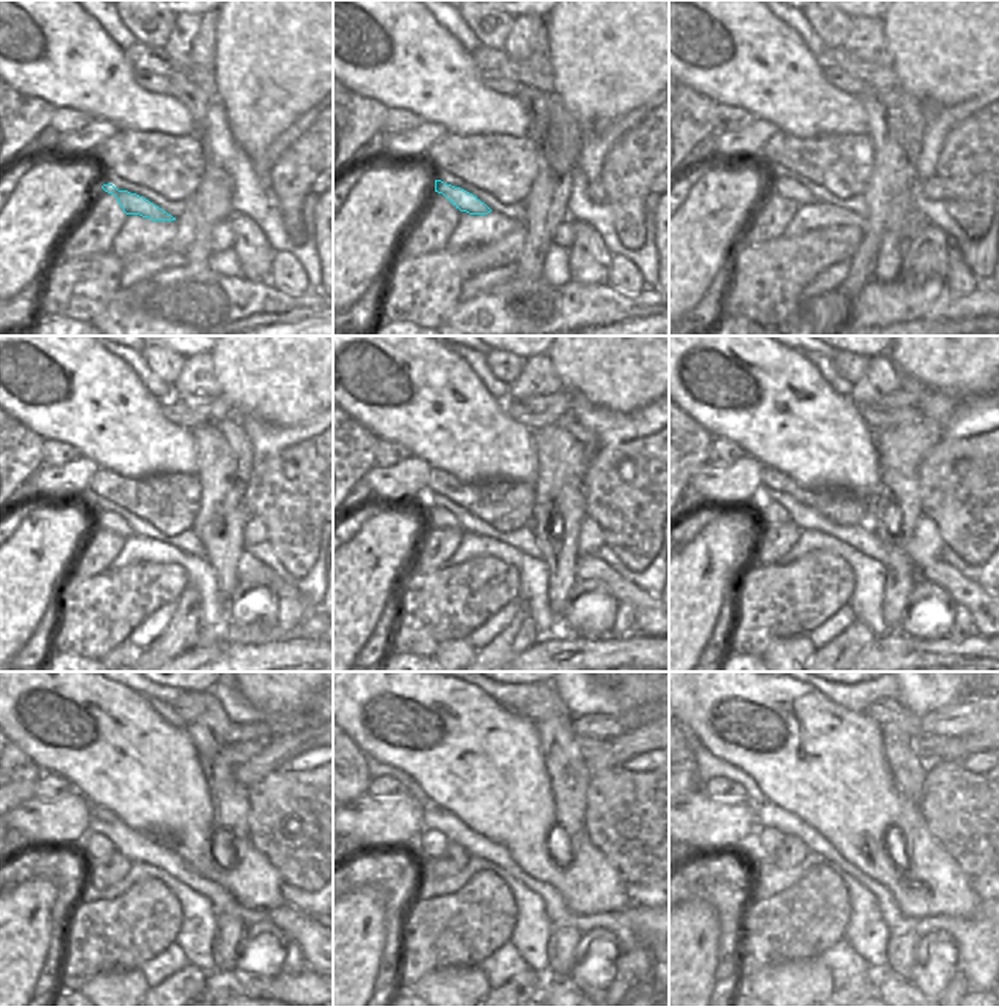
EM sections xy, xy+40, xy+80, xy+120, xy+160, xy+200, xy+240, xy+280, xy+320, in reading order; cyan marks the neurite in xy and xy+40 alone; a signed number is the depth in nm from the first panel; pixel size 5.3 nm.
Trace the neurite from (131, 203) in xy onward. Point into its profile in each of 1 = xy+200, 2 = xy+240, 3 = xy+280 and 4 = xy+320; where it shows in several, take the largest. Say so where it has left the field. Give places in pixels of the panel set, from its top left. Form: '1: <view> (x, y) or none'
1: xy+200 (768, 513)
2: xy+240 (93, 846)
3: xy+280 (432, 843)
4: xy+320 (767, 840)

